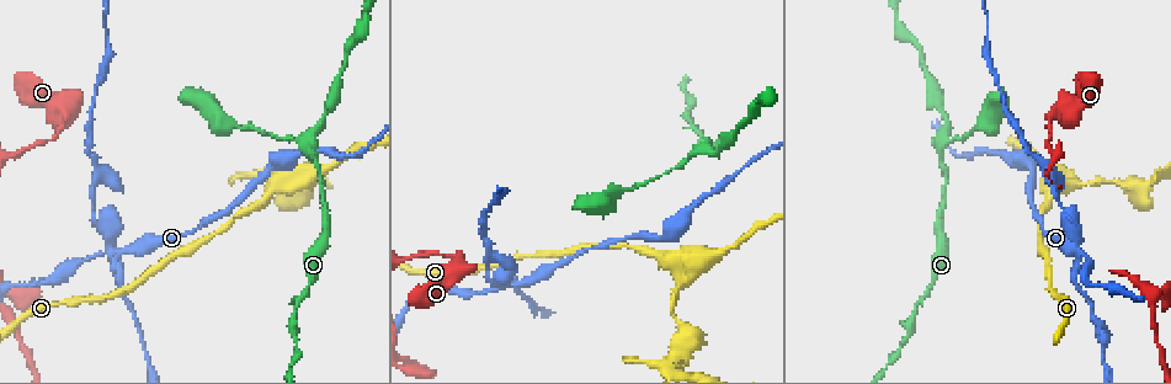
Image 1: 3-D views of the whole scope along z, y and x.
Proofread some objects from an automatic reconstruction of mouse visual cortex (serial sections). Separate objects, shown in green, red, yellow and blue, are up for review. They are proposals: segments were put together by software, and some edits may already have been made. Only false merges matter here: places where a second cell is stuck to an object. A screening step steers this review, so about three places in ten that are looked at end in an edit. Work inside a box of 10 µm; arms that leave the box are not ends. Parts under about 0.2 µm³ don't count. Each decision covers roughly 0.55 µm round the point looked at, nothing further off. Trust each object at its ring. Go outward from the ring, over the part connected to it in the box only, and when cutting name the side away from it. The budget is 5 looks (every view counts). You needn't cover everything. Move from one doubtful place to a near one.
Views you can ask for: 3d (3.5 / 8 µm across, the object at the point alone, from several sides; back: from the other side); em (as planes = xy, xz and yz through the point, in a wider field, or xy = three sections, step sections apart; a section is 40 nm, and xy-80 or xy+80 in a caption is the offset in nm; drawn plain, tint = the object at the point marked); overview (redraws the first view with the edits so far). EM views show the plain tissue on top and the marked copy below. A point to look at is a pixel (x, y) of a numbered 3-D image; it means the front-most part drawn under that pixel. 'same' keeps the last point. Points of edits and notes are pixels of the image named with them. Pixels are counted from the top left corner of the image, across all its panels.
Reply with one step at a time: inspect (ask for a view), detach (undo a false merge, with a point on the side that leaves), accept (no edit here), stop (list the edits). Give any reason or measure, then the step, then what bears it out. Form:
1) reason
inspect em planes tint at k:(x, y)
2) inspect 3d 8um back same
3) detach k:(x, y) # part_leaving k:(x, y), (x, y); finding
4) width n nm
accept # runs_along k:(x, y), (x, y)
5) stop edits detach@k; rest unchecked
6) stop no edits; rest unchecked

four-way junction
inspect 3d 3.5um at 1:(1078, 252)

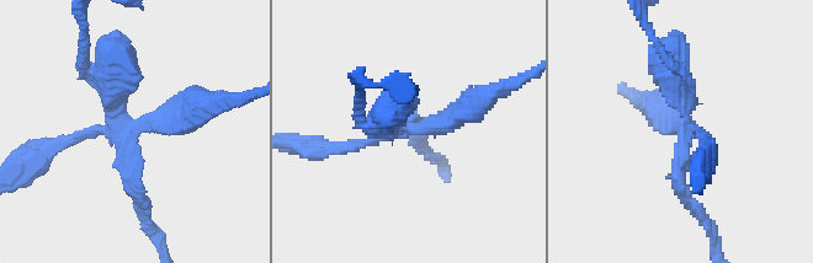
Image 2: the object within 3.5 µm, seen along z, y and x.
arms 4; arm_widths 150, 200, 350, 400 nm; now the EM
inspect em xy step 1 tint at 2:(117, 123)

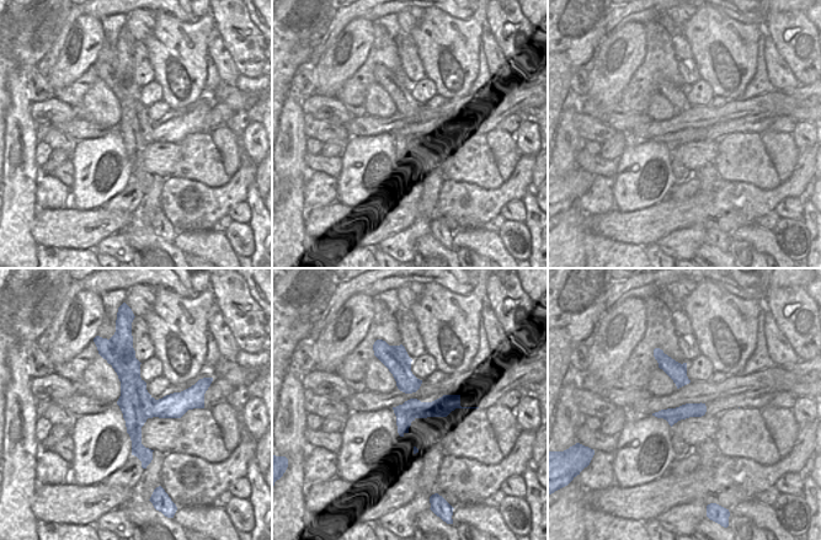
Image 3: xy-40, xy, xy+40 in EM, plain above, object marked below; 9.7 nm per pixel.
detach 2:(129, 85) # two cells meet here

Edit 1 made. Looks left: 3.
sharp bend
inspect 3d 3.5um at 1:(680, 264)

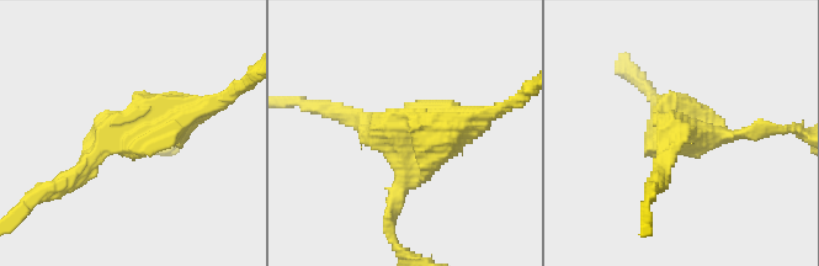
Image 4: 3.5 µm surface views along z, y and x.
arms 3; arm_widths 200, 250, 450 nm
inspect em xy step 1 tint at 4:(682, 135)

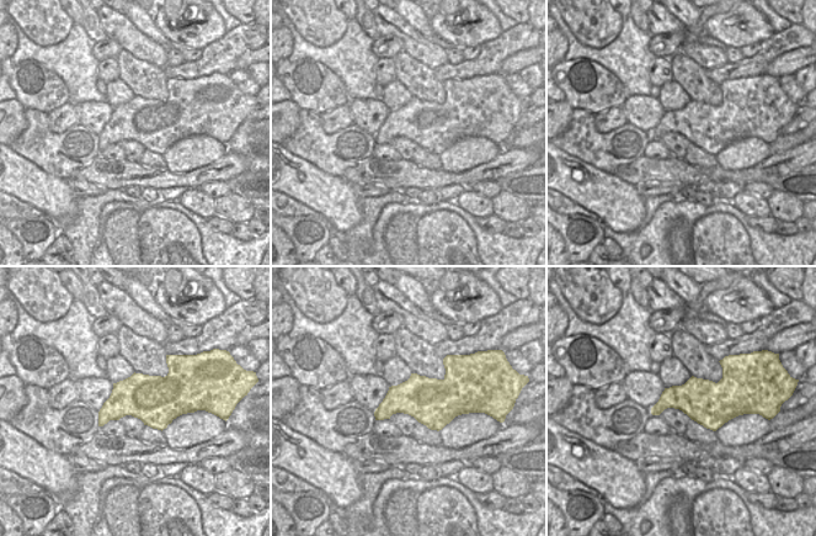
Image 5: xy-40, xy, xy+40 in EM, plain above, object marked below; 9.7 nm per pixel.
accept # runs_along 4:(660, 180), (674, 131), (761, 131); all the same cell

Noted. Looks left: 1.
stop edits detach@2; rest unchecked

